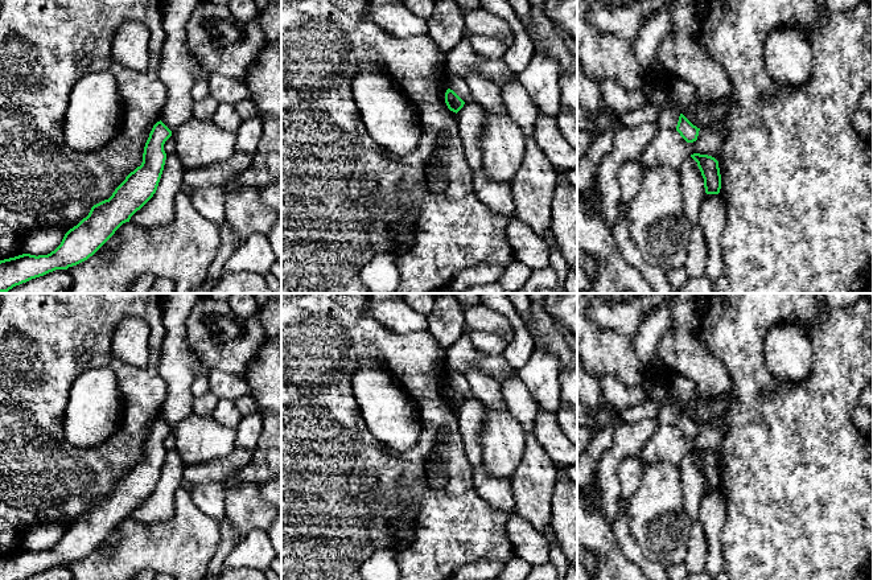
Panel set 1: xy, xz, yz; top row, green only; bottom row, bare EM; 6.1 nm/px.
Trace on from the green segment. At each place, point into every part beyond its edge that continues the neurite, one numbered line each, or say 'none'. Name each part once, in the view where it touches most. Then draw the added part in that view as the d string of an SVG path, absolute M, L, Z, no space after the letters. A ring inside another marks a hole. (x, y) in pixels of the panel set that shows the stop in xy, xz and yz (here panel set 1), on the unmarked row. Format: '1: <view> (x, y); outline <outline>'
none

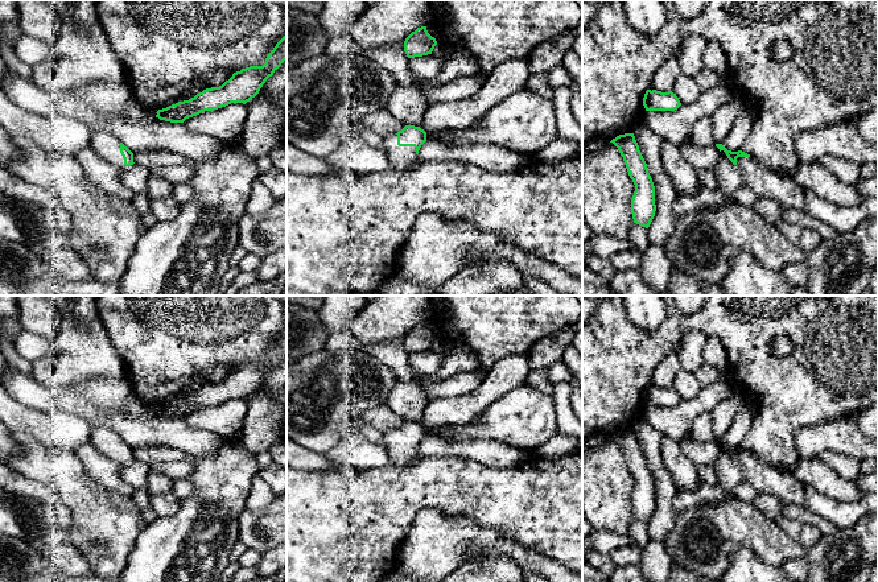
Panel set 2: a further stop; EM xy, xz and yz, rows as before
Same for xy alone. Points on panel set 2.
1: xy (106, 442); outline M92 426L90 442L98 453L114 461L119 466L127 466L129 463L124 461L124 454L120 449L120 436L114 433L107 426Z

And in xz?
1: xz (400, 454); outline M396 429L384 432L383 437L389 465L396 467L407 467L416 463L417 450L415 442L399 442Z

